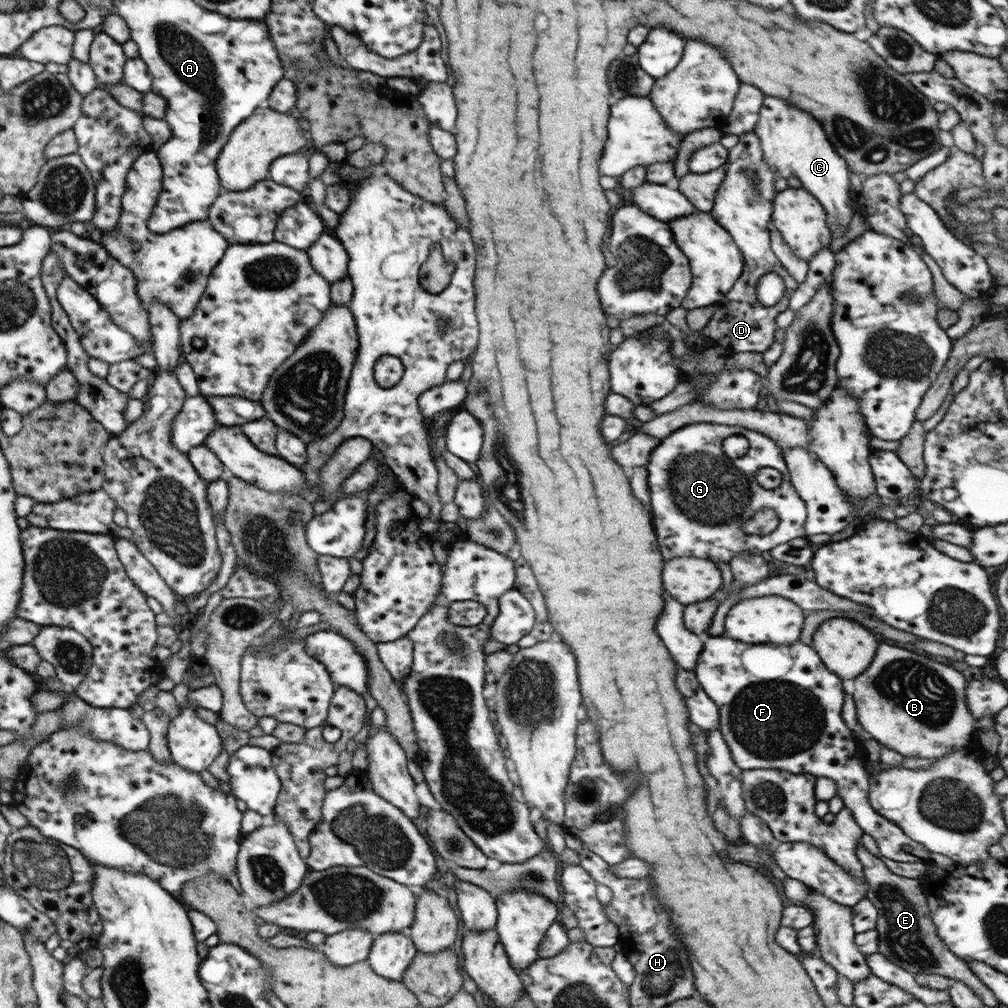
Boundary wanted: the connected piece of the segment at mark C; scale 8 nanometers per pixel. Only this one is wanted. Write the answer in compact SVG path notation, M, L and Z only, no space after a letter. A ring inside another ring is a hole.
M765 96L758 122L752 132L760 139L764 163L770 165L771 171L778 178L787 179L795 175L802 182L803 188L813 194L824 207L832 234L842 237L856 212L848 179L850 172L844 158L828 142L822 124L814 120L808 112L802 112L782 98Z

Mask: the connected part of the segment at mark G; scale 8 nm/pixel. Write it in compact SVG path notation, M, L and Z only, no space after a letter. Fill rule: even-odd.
M694 422L684 426L661 440L651 452L647 468L647 483L652 504L652 522L654 532L660 544L660 552L664 558L706 558L729 562L741 552L761 554L768 552L779 544L790 542L793 538L806 537L804 523L807 519L806 504L800 499L790 480L789 468L783 457L783 451L772 439L758 434L758 432L744 429L742 426L714 425L710 422ZM740 435L748 440L748 450L740 460L730 460L722 452L722 442L728 436ZM761 468L775 468L782 473L782 482L775 489L760 486L756 480L757 472ZM762 509L774 509L779 516L778 526L765 535L746 534L743 524L750 520Z

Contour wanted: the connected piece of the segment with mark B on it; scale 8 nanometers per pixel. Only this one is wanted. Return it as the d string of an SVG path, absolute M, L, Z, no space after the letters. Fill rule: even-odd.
M880 644L870 666L853 681L855 687L852 693L857 717L865 730L865 736L903 757L939 759L976 740L978 722L972 718L966 704L968 682L962 673L944 663L938 663L913 649Z

